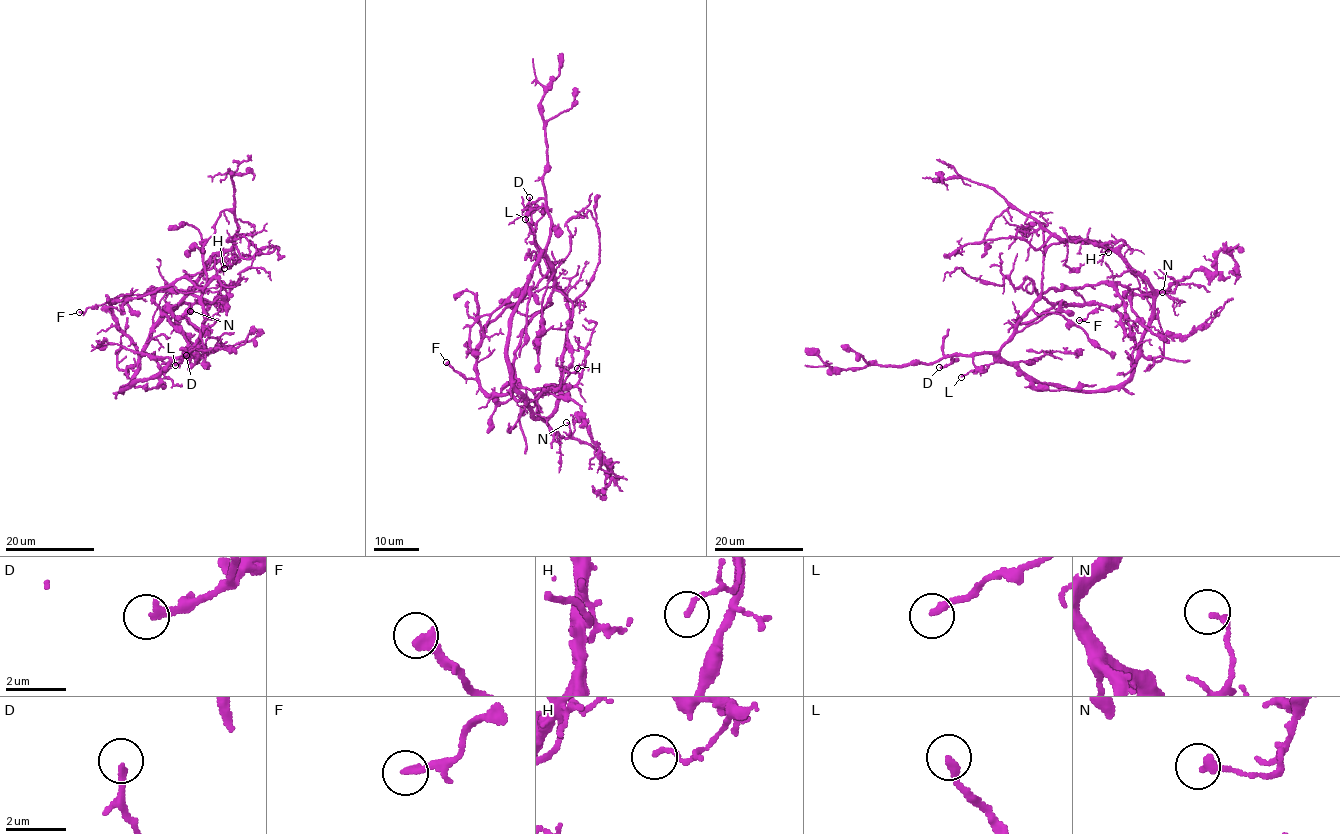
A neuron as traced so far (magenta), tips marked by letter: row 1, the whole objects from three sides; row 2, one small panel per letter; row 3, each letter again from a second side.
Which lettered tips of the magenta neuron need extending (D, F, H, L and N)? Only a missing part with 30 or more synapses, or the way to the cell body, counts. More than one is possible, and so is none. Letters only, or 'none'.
none

